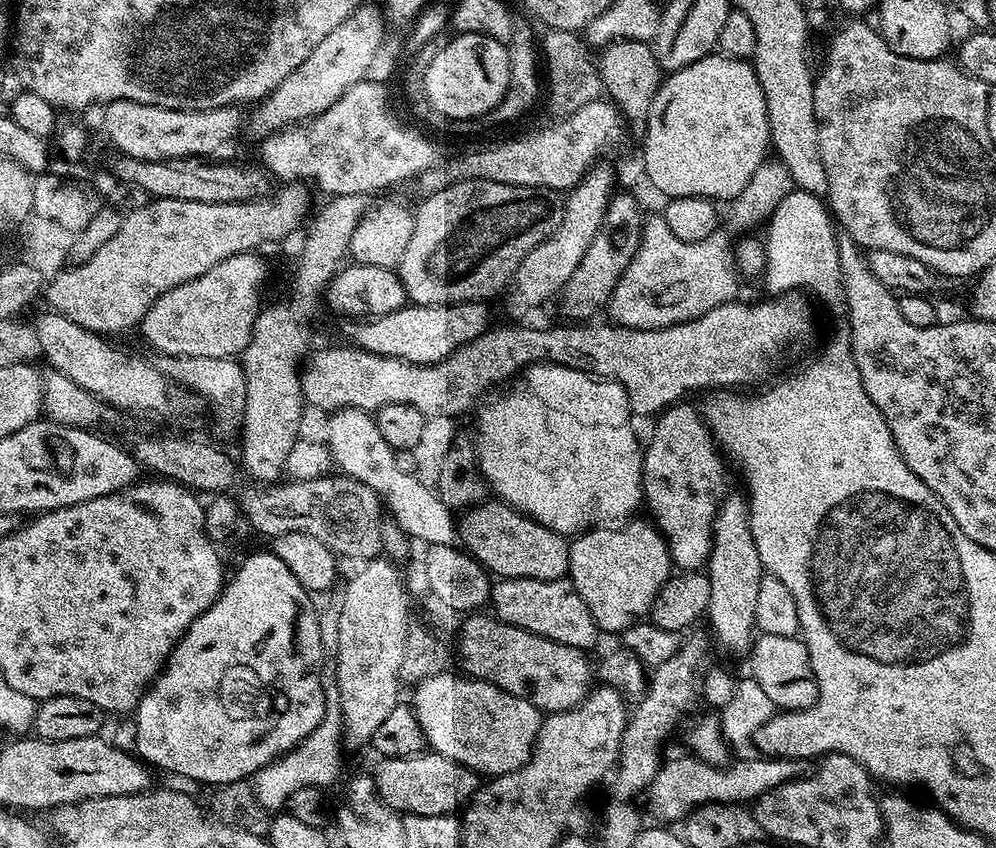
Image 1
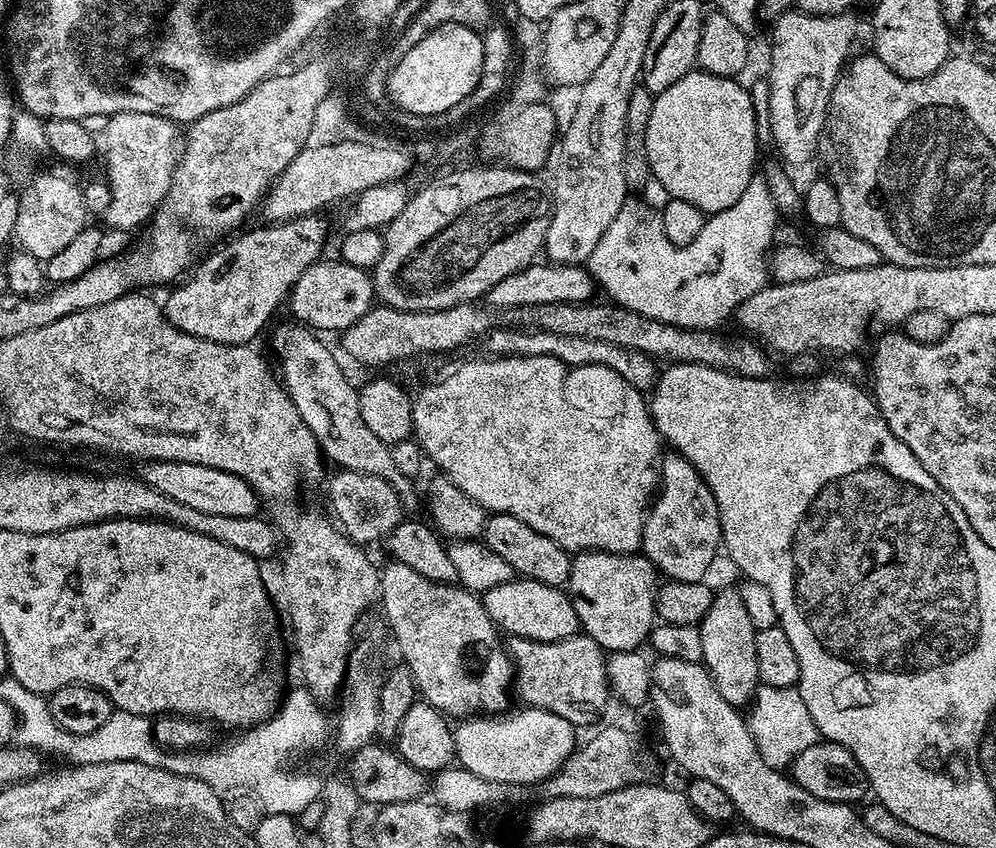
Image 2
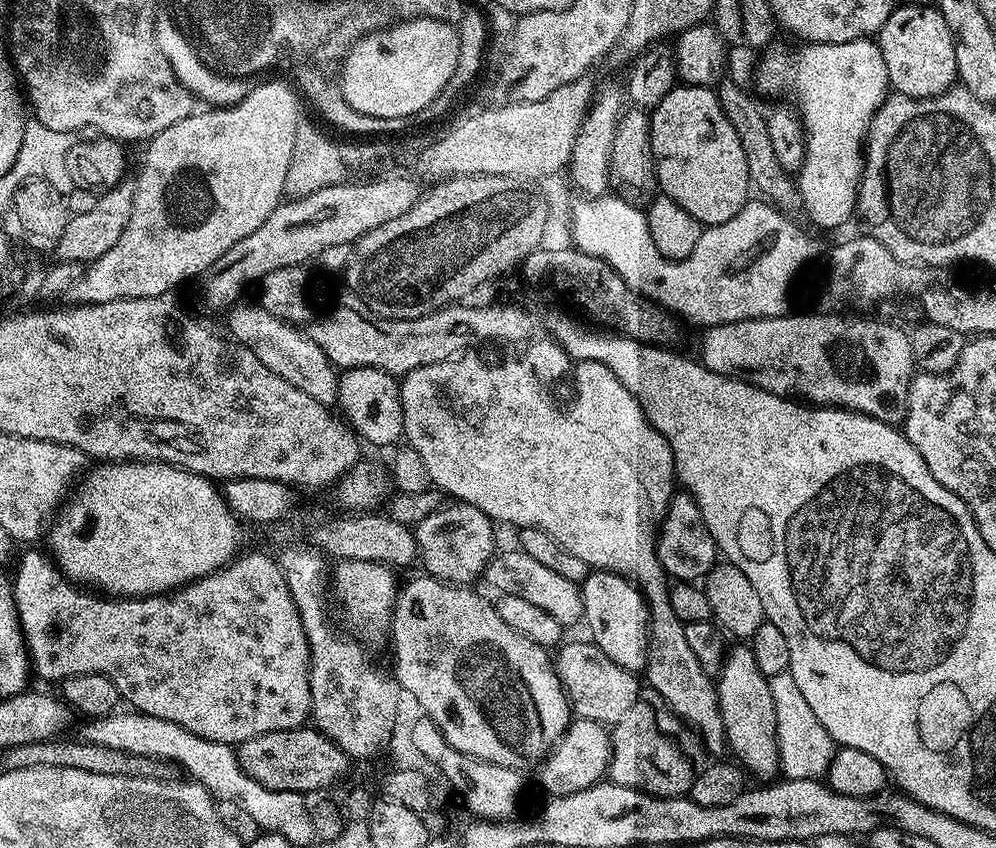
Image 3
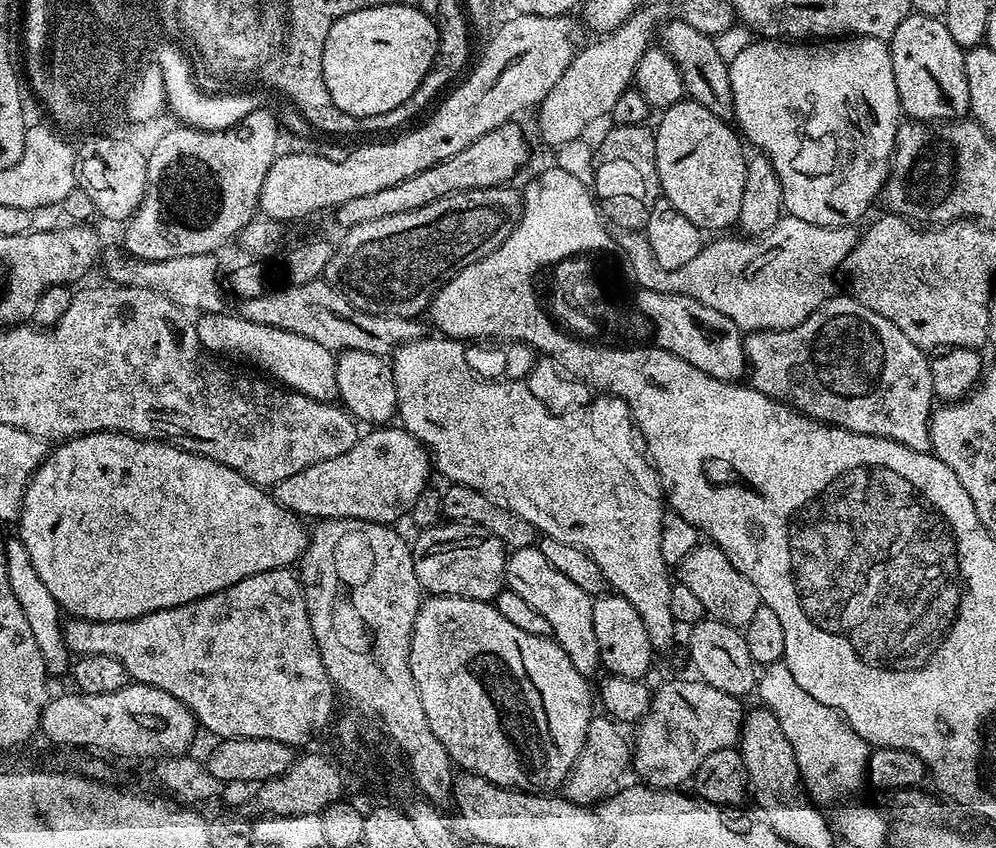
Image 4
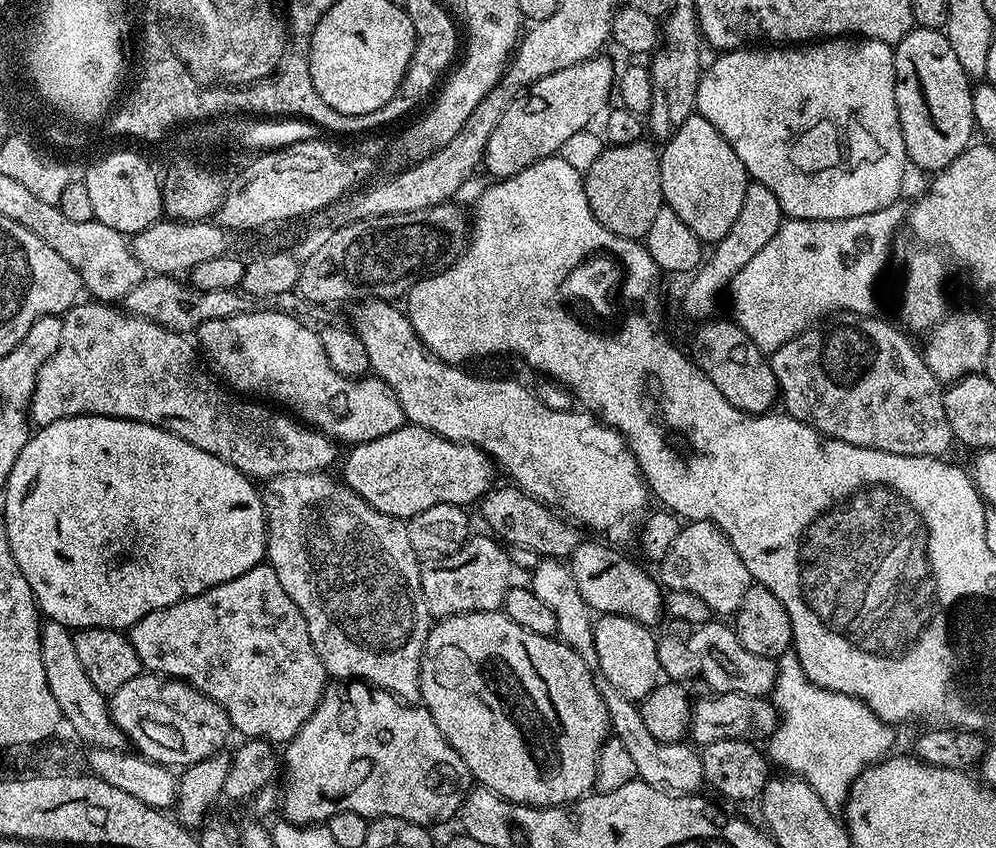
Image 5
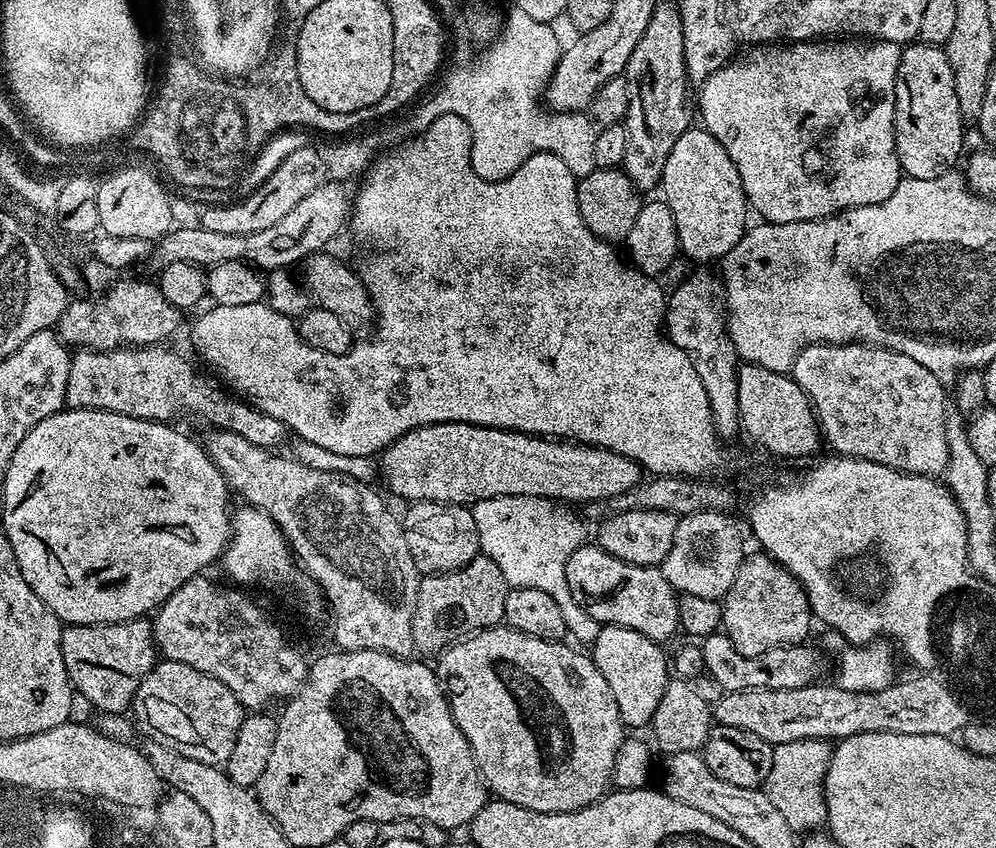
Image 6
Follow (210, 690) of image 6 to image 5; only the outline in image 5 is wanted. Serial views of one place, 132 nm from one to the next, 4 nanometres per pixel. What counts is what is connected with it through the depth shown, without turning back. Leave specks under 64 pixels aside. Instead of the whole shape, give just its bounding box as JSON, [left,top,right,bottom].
[111,674,233,766]

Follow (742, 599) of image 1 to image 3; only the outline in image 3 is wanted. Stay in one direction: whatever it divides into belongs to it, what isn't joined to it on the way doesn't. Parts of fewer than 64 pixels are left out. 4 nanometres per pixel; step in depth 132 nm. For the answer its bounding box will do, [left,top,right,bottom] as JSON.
[714,642,780,782]

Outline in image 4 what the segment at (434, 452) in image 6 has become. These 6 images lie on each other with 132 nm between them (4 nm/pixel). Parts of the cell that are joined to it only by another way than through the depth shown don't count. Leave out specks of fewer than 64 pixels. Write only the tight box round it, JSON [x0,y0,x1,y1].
[274,426,434,526]

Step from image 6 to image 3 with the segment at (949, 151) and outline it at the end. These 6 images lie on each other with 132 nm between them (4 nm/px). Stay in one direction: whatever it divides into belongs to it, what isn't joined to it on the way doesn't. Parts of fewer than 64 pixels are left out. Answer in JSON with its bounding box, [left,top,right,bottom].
[878,3,957,100]

